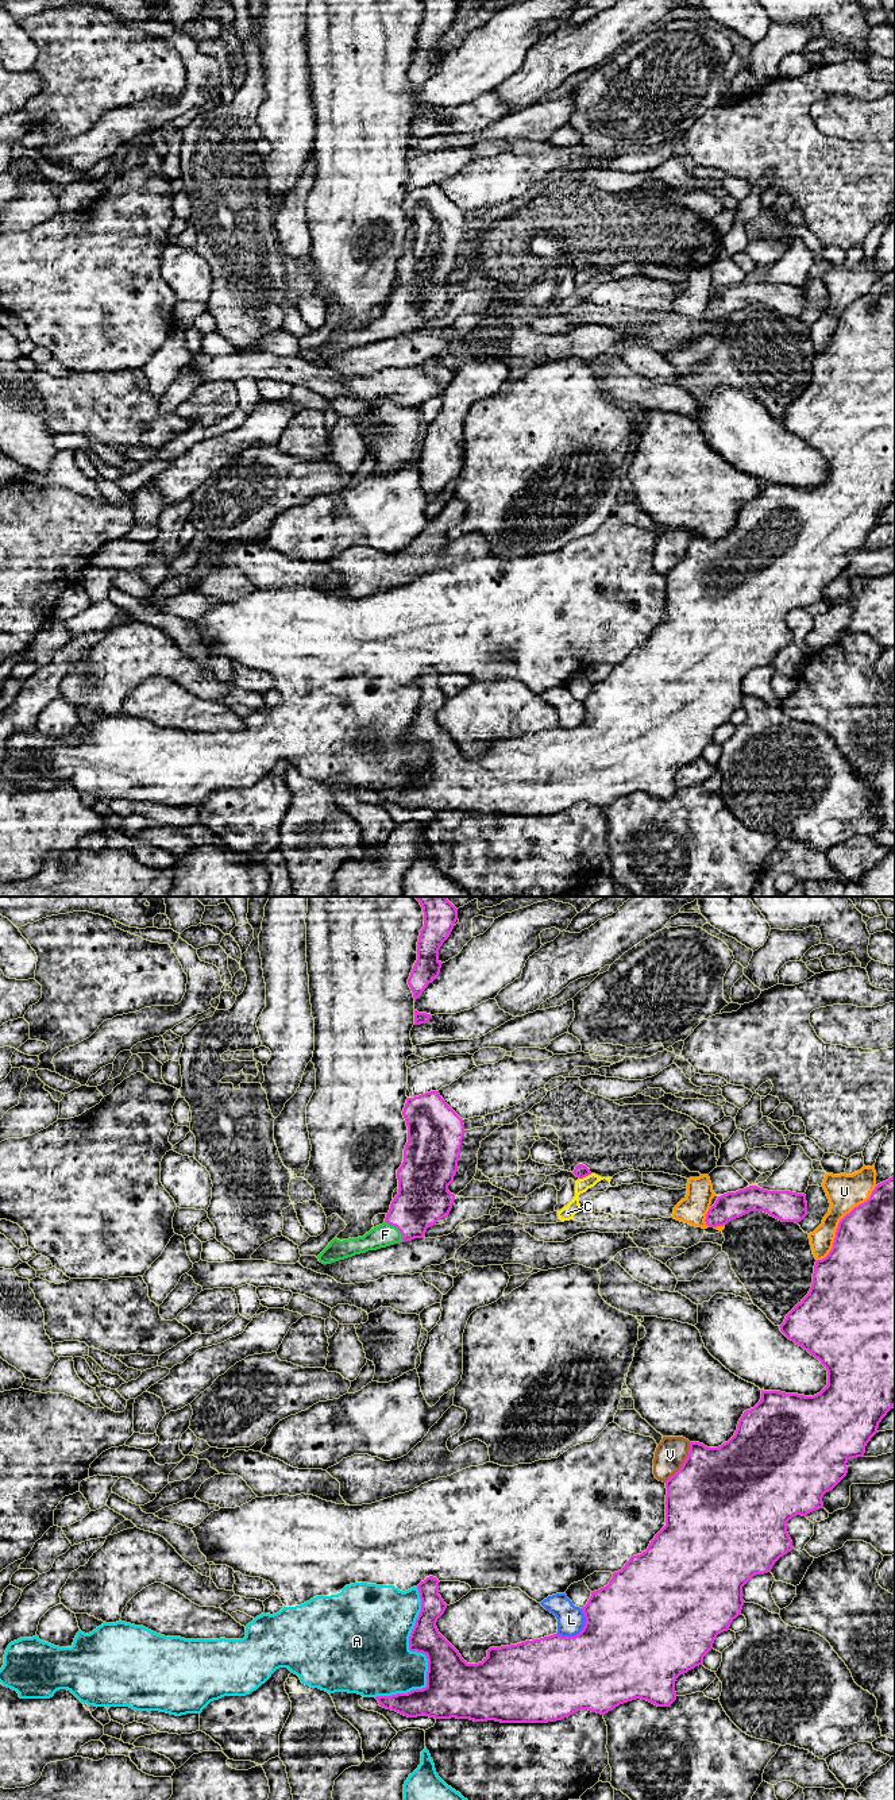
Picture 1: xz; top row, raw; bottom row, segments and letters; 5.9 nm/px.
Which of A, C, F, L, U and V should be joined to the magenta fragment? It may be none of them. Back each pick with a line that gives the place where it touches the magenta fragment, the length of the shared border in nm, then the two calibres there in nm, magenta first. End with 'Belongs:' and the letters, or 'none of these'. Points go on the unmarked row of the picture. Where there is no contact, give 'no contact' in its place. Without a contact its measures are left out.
F: xz (397, 320) | 170 nm | 320/140 nm
Belongs: F

